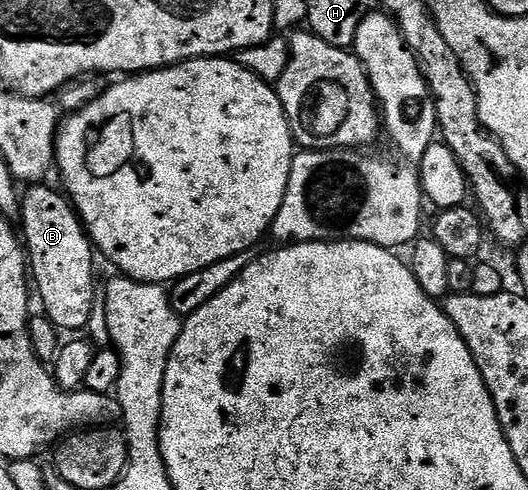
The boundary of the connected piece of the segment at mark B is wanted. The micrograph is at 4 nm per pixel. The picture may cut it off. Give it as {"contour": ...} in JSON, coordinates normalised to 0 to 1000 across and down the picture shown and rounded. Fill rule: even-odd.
{"contour":[[[93,376],[57,378],[40,398],[36,469],[44,480],[59,576],[85,631],[80,633],[83,647],[95,649],[116,678],[157,671],[176,649],[180,504],[136,412],[121,394],[106,396]]]}

